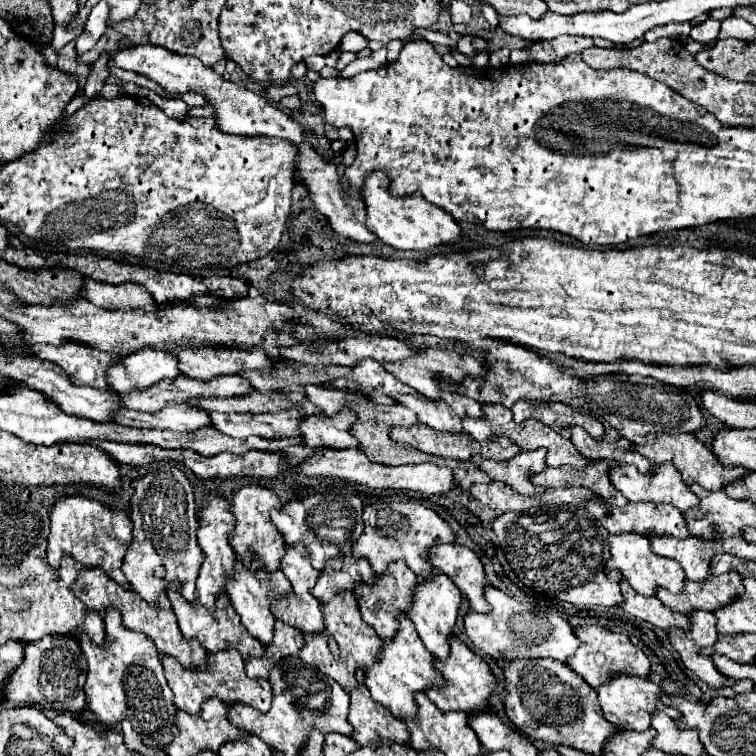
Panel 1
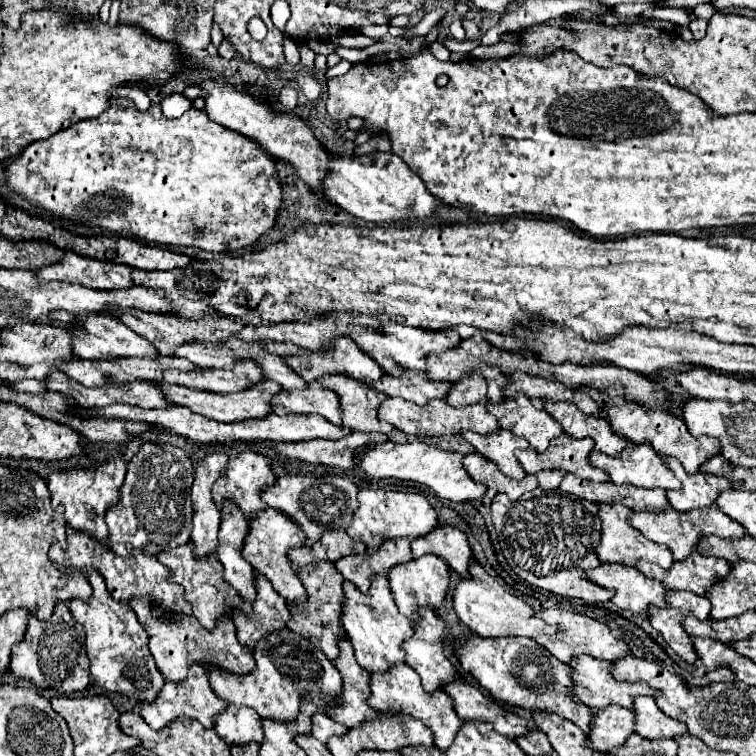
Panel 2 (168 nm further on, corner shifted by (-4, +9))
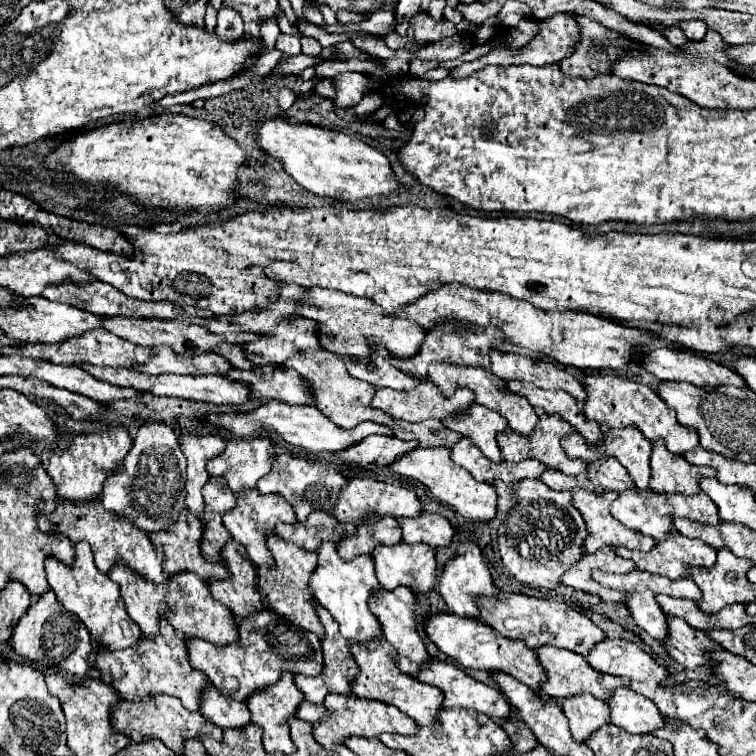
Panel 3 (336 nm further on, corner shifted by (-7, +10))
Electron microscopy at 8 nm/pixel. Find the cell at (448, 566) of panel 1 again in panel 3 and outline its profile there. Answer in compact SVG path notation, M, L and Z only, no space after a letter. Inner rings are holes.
M423 513L419 517L399 519L399 523L403 529L403 541L409 545L425 543L433 549L439 549L449 547L455 537L453 525L437 513Z

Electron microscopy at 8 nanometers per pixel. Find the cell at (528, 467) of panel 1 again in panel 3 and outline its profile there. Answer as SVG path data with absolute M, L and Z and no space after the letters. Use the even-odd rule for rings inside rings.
M473 405L467 413L459 413L455 417L449 417L445 425L463 437L469 437L487 459L491 461L503 461L499 445L497 445L497 433L503 433L509 429L505 423L505 417L499 413L485 409L483 405Z

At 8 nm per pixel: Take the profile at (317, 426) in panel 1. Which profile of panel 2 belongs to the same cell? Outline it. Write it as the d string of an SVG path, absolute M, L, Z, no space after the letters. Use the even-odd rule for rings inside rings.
M308 382L304 390L280 390L270 400L272 412L282 414L320 414L328 422L342 426L342 414L338 406L338 396L326 390L320 382Z

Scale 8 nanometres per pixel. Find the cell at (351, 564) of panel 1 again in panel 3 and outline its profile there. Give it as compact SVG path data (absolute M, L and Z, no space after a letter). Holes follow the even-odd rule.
M313 511L305 523L295 523L295 525L277 523L275 533L283 541L293 543L305 551L315 551L317 547L321 547L321 541L331 541L339 545L339 541L347 537L345 525L321 511Z

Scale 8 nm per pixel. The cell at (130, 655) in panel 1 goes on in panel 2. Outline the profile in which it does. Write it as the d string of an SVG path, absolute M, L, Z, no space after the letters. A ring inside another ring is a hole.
M88 570L86 578L92 586L92 596L88 600L68 600L66 606L86 630L86 654L90 660L90 674L94 682L106 692L120 692L130 696L132 700L154 700L158 690L164 686L164 676L154 664L154 658L150 658L148 634L138 622L134 610L126 602L114 600L110 596L102 574L98 574L96 570Z

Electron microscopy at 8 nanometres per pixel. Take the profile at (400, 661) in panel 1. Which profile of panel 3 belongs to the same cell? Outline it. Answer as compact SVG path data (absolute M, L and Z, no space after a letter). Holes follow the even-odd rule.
M323 543L321 549L317 551L317 555L319 555L319 567L311 575L309 587L311 587L311 593L317 597L317 601L339 623L341 635L353 645L363 645L363 643L371 643L375 639L383 639L381 623L369 609L369 597L383 591L381 583L377 581L377 573L375 573L371 555L359 555L353 561L343 561L337 555L335 545L331 545L331 543Z

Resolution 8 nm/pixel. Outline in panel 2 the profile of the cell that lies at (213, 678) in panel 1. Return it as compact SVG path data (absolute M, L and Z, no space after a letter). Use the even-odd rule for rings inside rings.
M130 598L130 606L136 612L140 624L148 634L148 650L154 656L158 670L166 680L182 680L186 678L186 670L190 664L218 664L228 672L248 674L254 670L252 652L242 646L236 638L236 626L230 618L218 618L218 626L214 630L206 630L198 624L194 616L186 614L164 614L160 618L160 610L148 598Z

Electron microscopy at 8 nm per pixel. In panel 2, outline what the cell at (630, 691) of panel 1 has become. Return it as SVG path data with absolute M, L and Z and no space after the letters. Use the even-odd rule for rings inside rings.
M586 654L574 656L568 666L572 668L570 680L574 684L574 696L590 706L592 710L600 710L602 706L618 704L630 708L632 696L628 694L628 682L618 682L610 678L610 662L594 660Z

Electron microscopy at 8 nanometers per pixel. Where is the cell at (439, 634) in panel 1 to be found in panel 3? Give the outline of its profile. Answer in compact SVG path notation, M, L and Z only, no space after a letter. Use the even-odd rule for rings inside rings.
M391 545L391 547L377 547L373 551L373 561L375 561L375 571L377 579L383 589L393 591L397 587L409 587L413 593L429 593L435 587L437 579L437 561L435 561L435 551L429 545Z

